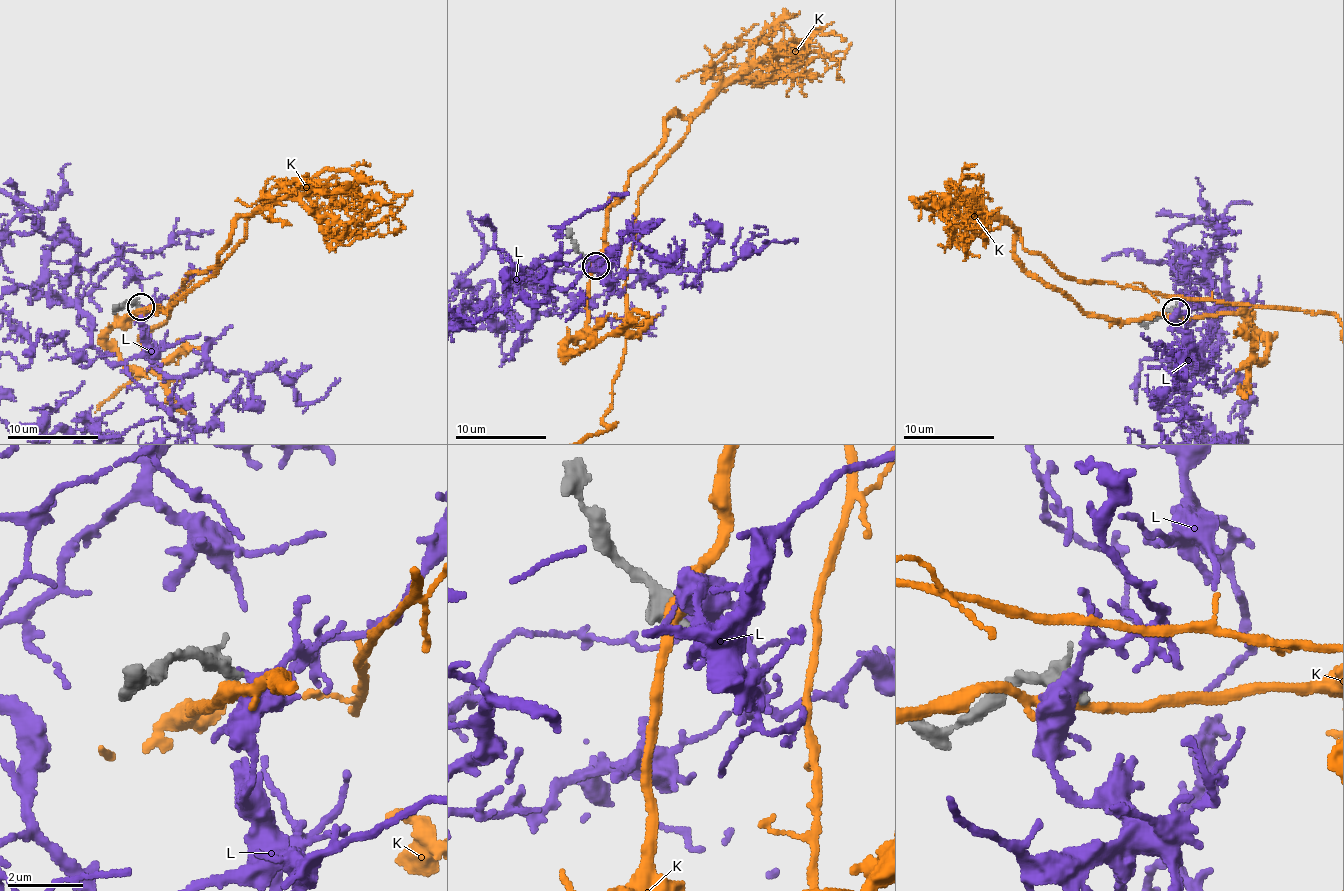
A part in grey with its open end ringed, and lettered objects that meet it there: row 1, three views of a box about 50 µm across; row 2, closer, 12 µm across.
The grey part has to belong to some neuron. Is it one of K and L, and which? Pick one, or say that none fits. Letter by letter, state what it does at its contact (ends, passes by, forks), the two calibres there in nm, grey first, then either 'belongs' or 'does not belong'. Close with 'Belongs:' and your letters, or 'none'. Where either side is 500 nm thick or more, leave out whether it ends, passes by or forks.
K: it passes by; 320 nm thick on the grey side, 360 nm on the other; does not belong
L: it passes by; 360 nm thick on the grey side, 360 nm on the other; belongs
Belongs: L

